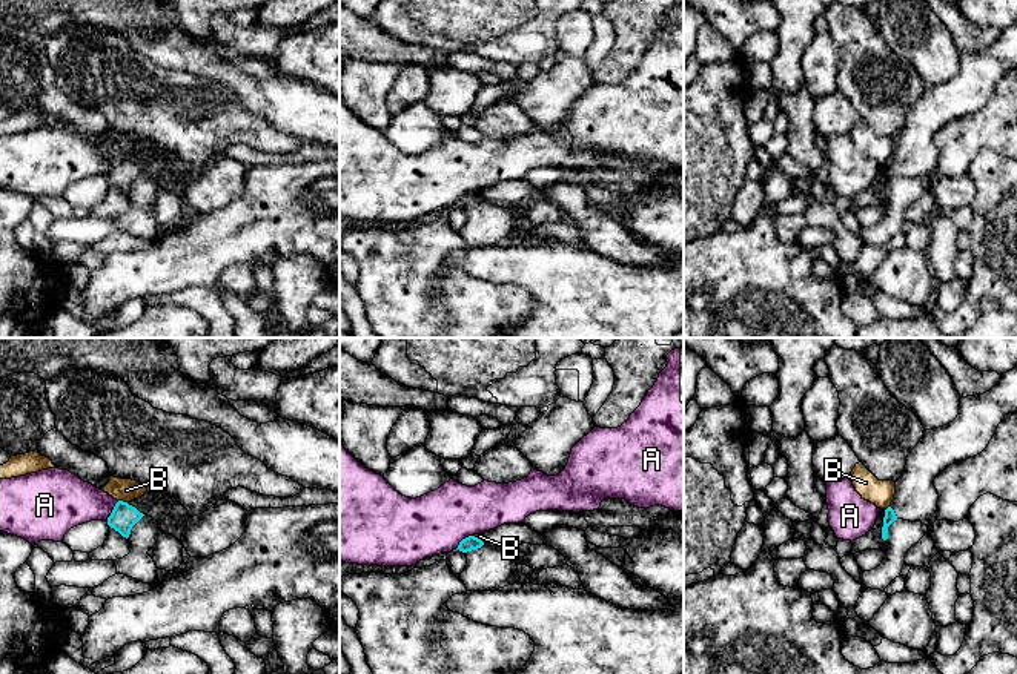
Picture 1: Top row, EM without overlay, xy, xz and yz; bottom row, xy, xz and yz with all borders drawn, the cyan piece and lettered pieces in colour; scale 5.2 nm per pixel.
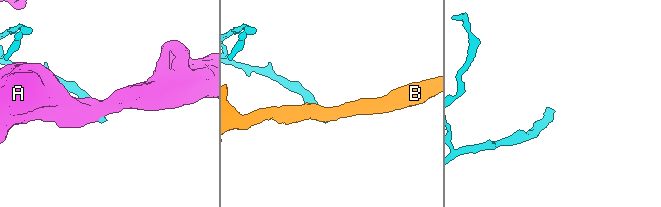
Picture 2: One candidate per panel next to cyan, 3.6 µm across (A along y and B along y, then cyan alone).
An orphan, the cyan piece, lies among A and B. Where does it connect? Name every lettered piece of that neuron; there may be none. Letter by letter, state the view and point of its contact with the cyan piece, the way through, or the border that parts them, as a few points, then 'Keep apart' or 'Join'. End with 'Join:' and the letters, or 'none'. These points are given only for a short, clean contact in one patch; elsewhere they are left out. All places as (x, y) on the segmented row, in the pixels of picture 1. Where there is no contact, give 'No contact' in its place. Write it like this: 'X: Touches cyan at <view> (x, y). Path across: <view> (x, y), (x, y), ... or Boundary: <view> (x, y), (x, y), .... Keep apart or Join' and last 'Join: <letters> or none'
A: Touches cyan at xz (463, 539). Keep apart
B: Touches cyan at xy (122, 501). Boundary: xy (119, 499), (126, 502). Keep apart
Join: none

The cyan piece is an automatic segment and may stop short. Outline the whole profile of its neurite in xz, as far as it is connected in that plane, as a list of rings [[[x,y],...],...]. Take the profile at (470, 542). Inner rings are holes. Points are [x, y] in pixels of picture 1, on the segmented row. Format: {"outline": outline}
{"outline": [[[475,536],[462,539],[456,550],[467,557],[467,565],[459,574],[467,591],[495,591],[516,583],[518,563],[508,551],[489,547]]]}

